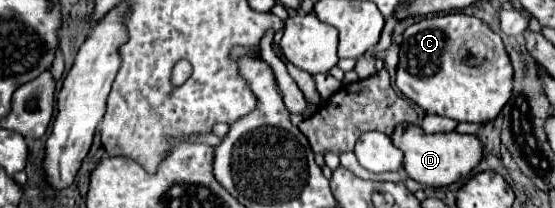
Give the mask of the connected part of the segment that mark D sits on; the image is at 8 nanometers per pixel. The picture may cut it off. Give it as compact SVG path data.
M399 126L393 132L391 140L405 154L403 168L407 170L409 178L427 186L449 186L465 178L481 162L483 156L481 140L475 134L459 134L459 132L425 134L419 126Z

